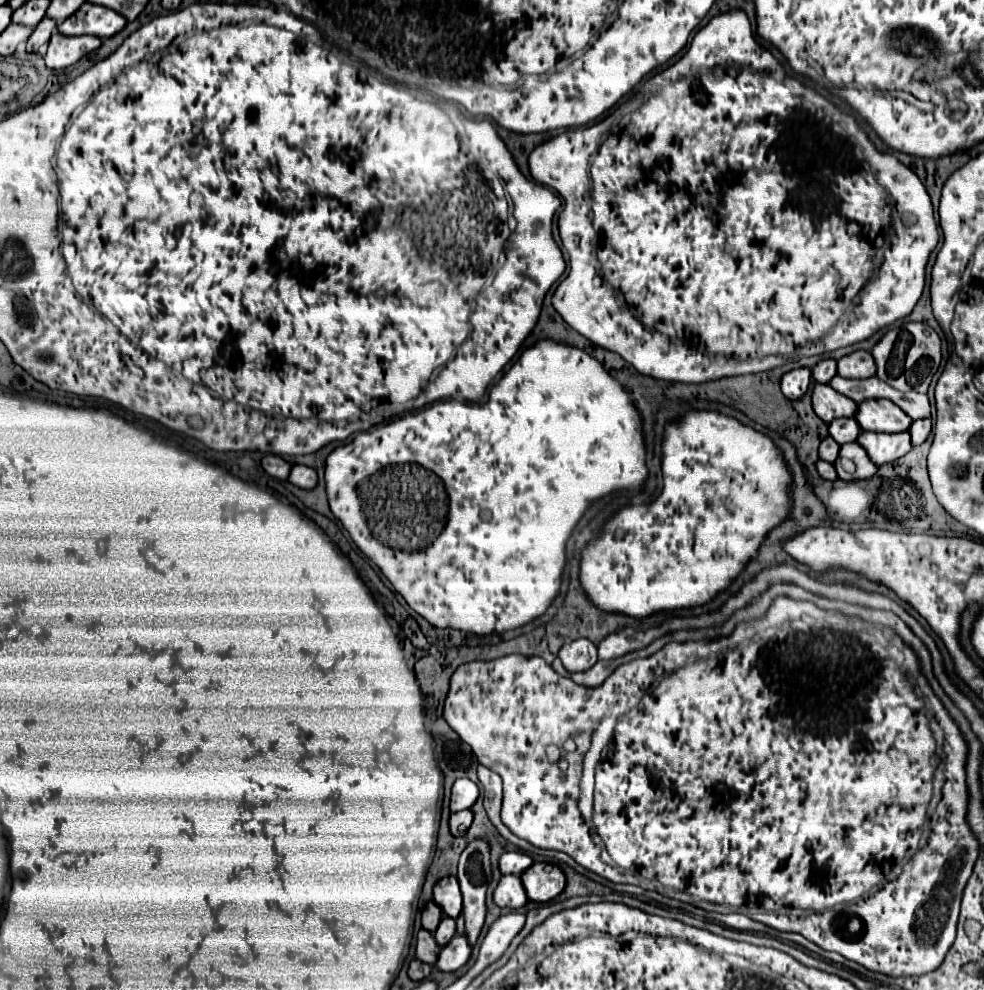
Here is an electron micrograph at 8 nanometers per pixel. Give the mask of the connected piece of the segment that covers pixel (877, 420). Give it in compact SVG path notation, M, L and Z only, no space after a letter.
M866 400L858 406L856 422L862 430L870 432L904 432L910 428L912 420L890 400Z

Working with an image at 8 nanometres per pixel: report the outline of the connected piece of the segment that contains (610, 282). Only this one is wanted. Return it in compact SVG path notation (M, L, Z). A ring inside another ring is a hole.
M734 10L734 12L728 12L728 14L720 14L720 16L712 18L710 24L706 24L704 28L700 28L700 30L696 32L696 36L694 36L692 42L690 42L688 52L686 52L672 68L668 68L666 74L662 74L662 80L660 80L660 86L658 86L660 96L650 96L648 104L644 104L646 112L644 112L644 110L640 112L640 110L636 108L630 116L622 116L622 118L618 118L618 120L608 118L608 120L598 122L598 124L602 124L602 128L576 128L576 130L568 130L568 132L564 132L564 134L560 134L560 136L556 136L556 138L548 140L546 144L534 148L532 154L530 154L530 158L528 158L528 162L530 162L530 172L532 172L534 180L538 180L540 184L546 184L546 186L550 186L550 188L554 188L554 190L564 198L564 202L566 202L566 206L564 206L564 210L562 210L562 214L560 214L560 220L558 220L558 230L560 230L562 246L566 248L568 258L570 258L570 276L556 288L556 292L554 292L554 296L552 296L554 308L558 310L558 314L560 314L560 316L562 316L576 332L580 332L582 336L586 336L586 338L588 338L590 342L594 342L596 346L602 346L602 348L606 348L606 350L610 350L610 352L620 354L628 364L632 364L632 366L634 366L638 372L642 372L642 374L648 374L648 376L660 378L660 380L686 382L686 384L700 384L700 382L716 380L716 378L724 378L724 376L740 376L740 374L756 374L756 372L764 372L764 370L771 370L777 367L778 364L782 364L782 362L786 362L786 360L792 360L793 358L799 359L802 358L802 356L812 356L812 354L822 354L822 352L830 352L830 350L838 350L838 348L844 348L844 346L852 346L852 344L856 344L856 342L862 342L862 340L870 338L874 332L878 332L880 328L884 328L884 326L896 322L898 318L908 316L908 314L912 312L912 308L916 306L918 298L922 296L922 290L924 290L924 268L926 268L926 262L928 262L930 252L932 252L932 250L936 248L936 244L938 244L938 228L936 228L936 222L934 222L932 202L930 202L930 196L928 196L924 184L922 184L920 178L918 178L908 166L904 166L898 158L894 158L892 154L880 154L880 152L876 152L874 146L868 142L866 134L862 132L862 128L858 126L858 122L856 122L856 118L854 118L852 114L840 110L840 108L834 106L828 98L816 94L814 90L806 90L806 88L804 88L804 96L794 96L794 94L788 90L788 86L784 84L786 80L792 80L792 78L788 78L788 76L784 76L784 74L782 74L782 78L774 78L774 74L772 74L772 64L774 64L774 66L778 64L776 58L774 58L770 52L762 50L762 48L756 44L754 36L752 36L752 30L750 30L750 20L748 20L748 16L746 16L742 10ZM750 64L764 64L764 66L768 66L768 70L762 72L762 74L758 74L758 72L752 72ZM696 70L712 70L712 72L710 72L710 74L712 74L712 82L710 82L710 78L704 78L704 82L702 82L702 72L700 72L698 82L692 80L692 82L694 82L694 94L690 92L690 98L692 98L692 100L690 100L690 102L678 102L678 104L674 104L674 92L670 92L670 88L666 88L666 86L676 84L680 78L686 78L688 74L692 74L692 72L696 72ZM592 156L594 156L594 164L592 164L594 188L592 188L592 178L590 178L590 158L592 158ZM598 234L602 236L602 242L604 242L604 244L602 244L602 254L600 254L600 256L598 256L598 244L596 244L596 236L598 236Z

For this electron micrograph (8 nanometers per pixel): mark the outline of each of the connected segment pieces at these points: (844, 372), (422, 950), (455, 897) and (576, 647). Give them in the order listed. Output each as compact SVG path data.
M856 350L838 360L838 374L844 378L868 378L876 374L876 364L870 352Z
M422 928L418 932L418 942L416 942L416 956L418 956L418 960L422 960L426 964L434 964L438 960L438 954L440 954L440 946L434 940L434 934Z
M446 876L434 886L434 902L438 902L442 912L450 918L458 918L462 914L462 894L454 876Z
M574 640L562 646L558 652L558 658L562 660L564 668L568 672L586 672L596 664L596 646L590 640Z

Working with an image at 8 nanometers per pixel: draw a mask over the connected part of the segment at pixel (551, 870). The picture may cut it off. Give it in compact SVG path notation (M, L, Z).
M536 862L530 870L522 874L522 884L526 894L534 902L550 902L562 894L566 888L566 876L556 864Z

